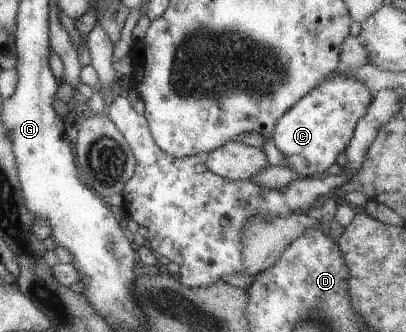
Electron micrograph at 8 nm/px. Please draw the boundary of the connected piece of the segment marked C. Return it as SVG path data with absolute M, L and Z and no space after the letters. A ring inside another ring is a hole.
M335 74L296 100L276 120L272 130L272 141L287 158L288 168L297 177L311 177L327 170L335 162L337 154L345 150L357 121L367 112L372 98L371 90L359 80Z

